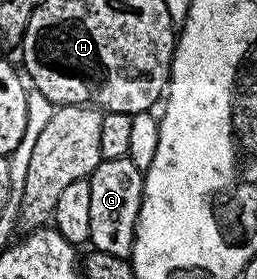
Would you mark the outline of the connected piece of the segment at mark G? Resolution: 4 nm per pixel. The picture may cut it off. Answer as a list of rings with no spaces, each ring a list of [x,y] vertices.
[[[126,157],[121,160],[103,160],[97,164],[97,168],[93,168],[87,183],[89,184],[89,242],[94,249],[109,252],[113,256],[130,258],[141,212],[144,173],[144,170],[137,168],[137,164],[133,164],[133,160]]]

